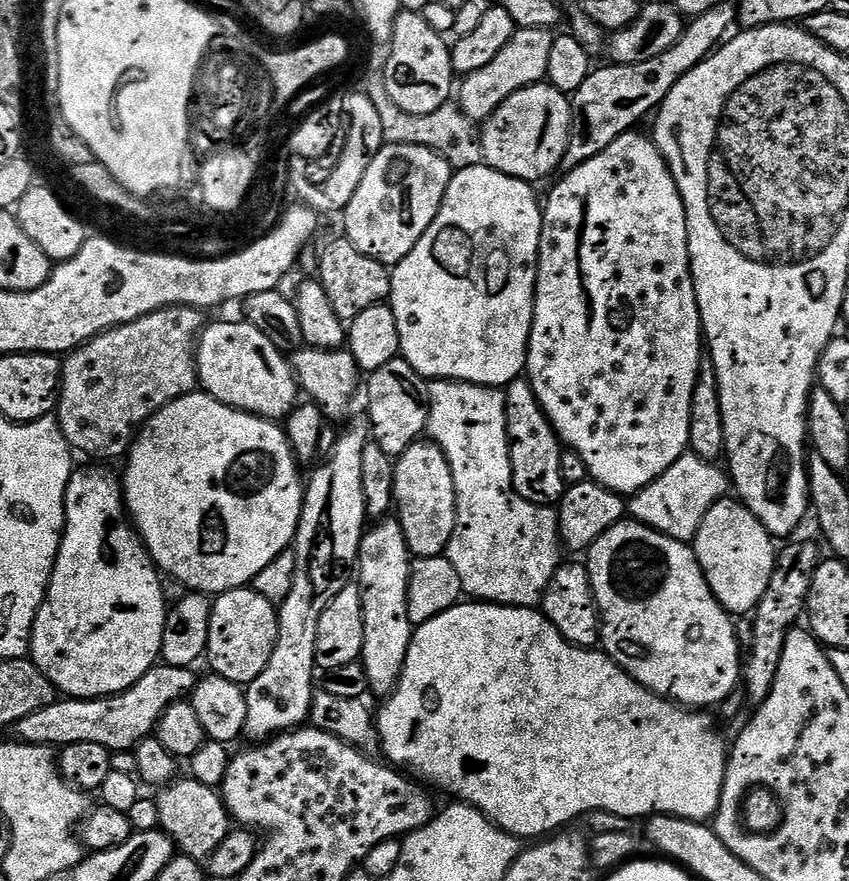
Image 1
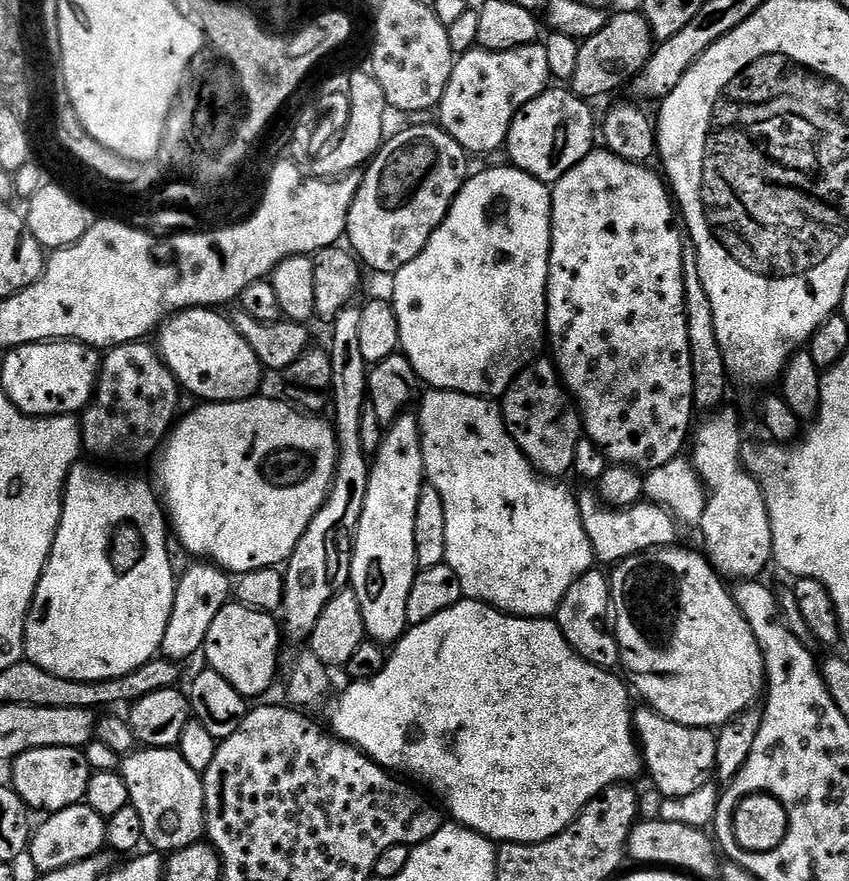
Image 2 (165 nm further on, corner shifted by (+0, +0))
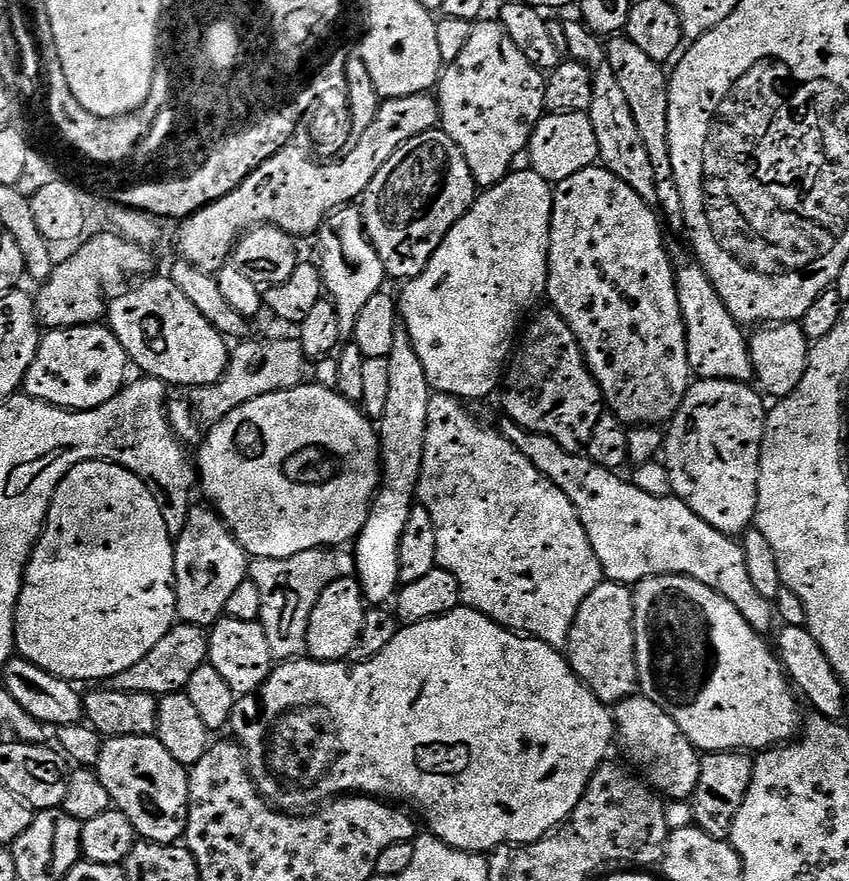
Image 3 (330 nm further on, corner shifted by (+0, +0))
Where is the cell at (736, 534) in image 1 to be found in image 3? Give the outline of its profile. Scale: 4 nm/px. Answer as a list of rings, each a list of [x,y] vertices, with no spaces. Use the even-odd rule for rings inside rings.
[[[697,379],[689,387],[682,406],[666,428],[662,460],[668,470],[671,495],[686,502],[686,506],[690,506],[694,514],[710,522],[714,530],[725,532],[733,538],[753,527],[756,518],[760,497],[760,451],[766,419],[766,404],[764,408],[763,399],[765,397],[748,384],[739,384],[733,380]]]

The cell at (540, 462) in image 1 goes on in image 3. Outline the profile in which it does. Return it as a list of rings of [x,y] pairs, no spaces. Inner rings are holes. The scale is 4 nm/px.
[[[555,310],[547,311],[529,326],[528,341],[519,345],[507,365],[502,381],[503,415],[519,428],[554,438],[567,452],[579,453],[587,449],[590,434],[594,434],[598,418],[606,411],[604,395],[584,361],[574,330]]]

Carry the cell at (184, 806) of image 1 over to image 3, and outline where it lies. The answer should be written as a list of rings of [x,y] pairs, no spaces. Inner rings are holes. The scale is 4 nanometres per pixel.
[[[155,735],[105,739],[95,766],[113,805],[134,826],[137,837],[154,844],[176,844],[188,829],[188,772]]]

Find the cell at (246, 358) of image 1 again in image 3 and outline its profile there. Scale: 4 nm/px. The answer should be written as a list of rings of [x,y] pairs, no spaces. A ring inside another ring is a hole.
[[[167,275],[151,276],[107,305],[107,327],[128,351],[129,361],[135,367],[137,364],[144,376],[187,390],[217,384],[228,371],[229,341],[205,316],[198,314],[198,306],[178,290],[172,279]]]

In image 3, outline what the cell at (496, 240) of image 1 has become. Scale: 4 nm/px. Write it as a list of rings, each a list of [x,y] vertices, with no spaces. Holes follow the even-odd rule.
[[[528,171],[526,173],[509,172],[507,178],[498,182],[492,188],[485,188],[477,195],[476,200],[468,207],[468,212],[462,219],[446,234],[442,246],[434,250],[434,258],[422,270],[420,276],[407,281],[403,285],[404,300],[399,301],[398,308],[402,313],[402,322],[406,325],[406,331],[412,339],[412,345],[418,350],[418,356],[422,358],[422,366],[426,366],[426,378],[430,382],[433,393],[445,396],[455,396],[461,402],[473,402],[472,400],[484,400],[492,391],[501,387],[506,375],[506,365],[514,352],[517,343],[516,331],[520,328],[520,319],[536,304],[536,299],[545,295],[548,287],[548,243],[550,242],[550,226],[552,225],[552,193],[553,185],[549,184],[537,174]]]

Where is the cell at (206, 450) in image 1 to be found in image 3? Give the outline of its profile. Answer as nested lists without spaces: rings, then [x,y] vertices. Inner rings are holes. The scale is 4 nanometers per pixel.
[[[305,382],[299,384],[296,388],[287,388],[286,390],[278,390],[274,394],[262,394],[262,398],[254,398],[250,402],[246,402],[242,406],[238,406],[234,410],[230,410],[228,416],[223,416],[218,423],[211,425],[207,429],[208,437],[204,440],[204,445],[200,448],[200,464],[198,460],[198,484],[202,489],[204,487],[204,496],[209,505],[215,511],[220,513],[223,517],[224,523],[228,525],[232,535],[235,536],[237,542],[244,548],[245,552],[248,553],[249,557],[259,558],[265,560],[266,558],[290,558],[294,554],[302,554],[302,550],[314,550],[315,548],[330,548],[333,546],[344,546],[349,542],[355,541],[356,537],[359,536],[360,531],[366,526],[368,516],[372,513],[372,506],[378,493],[378,489],[382,483],[382,461],[380,458],[380,437],[378,435],[378,428],[373,421],[369,420],[364,415],[363,411],[353,401],[348,400],[344,396],[340,395],[335,388],[325,388],[324,385],[315,382]]]

